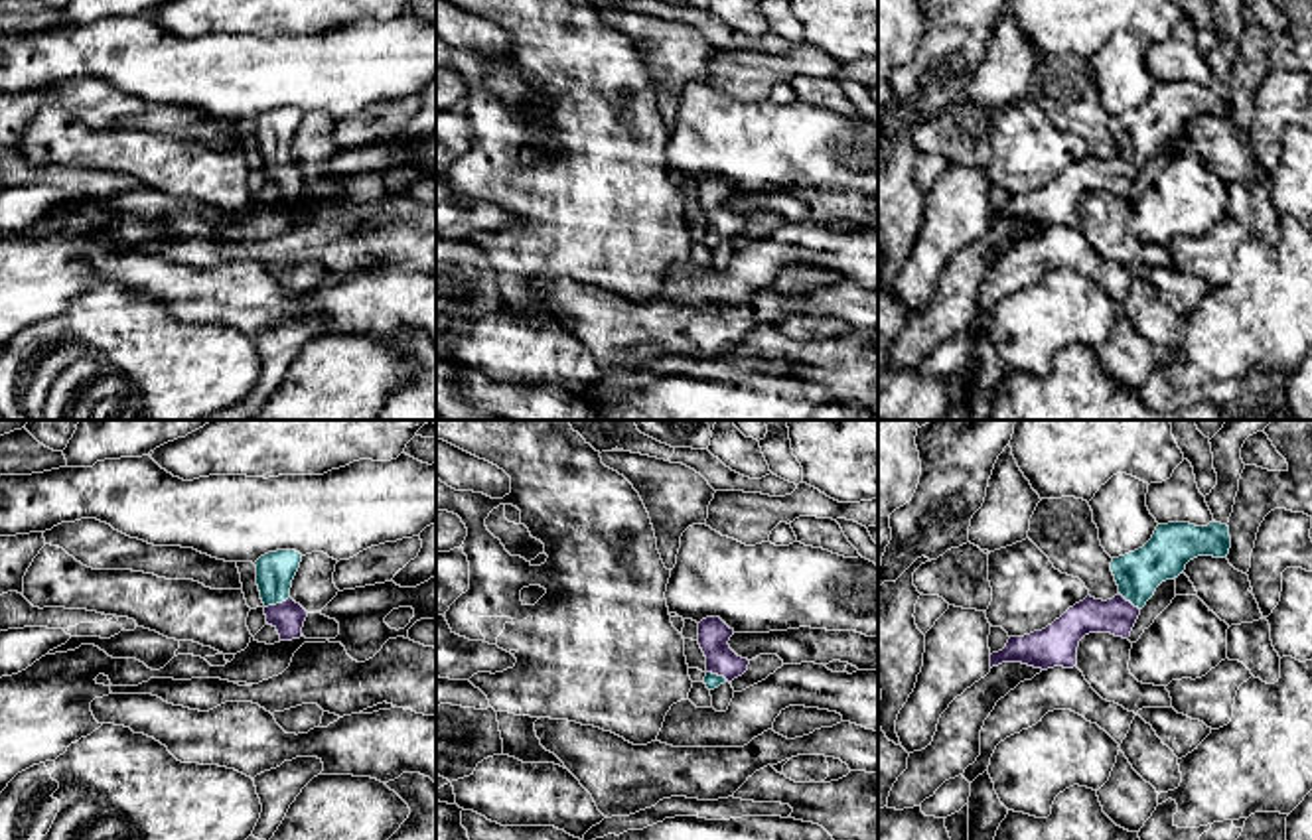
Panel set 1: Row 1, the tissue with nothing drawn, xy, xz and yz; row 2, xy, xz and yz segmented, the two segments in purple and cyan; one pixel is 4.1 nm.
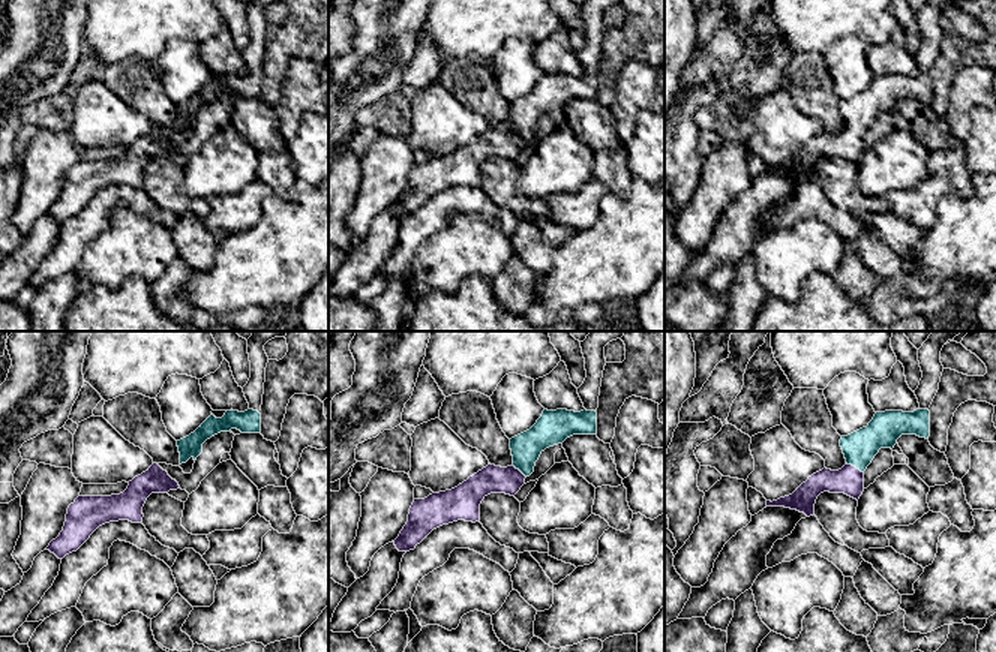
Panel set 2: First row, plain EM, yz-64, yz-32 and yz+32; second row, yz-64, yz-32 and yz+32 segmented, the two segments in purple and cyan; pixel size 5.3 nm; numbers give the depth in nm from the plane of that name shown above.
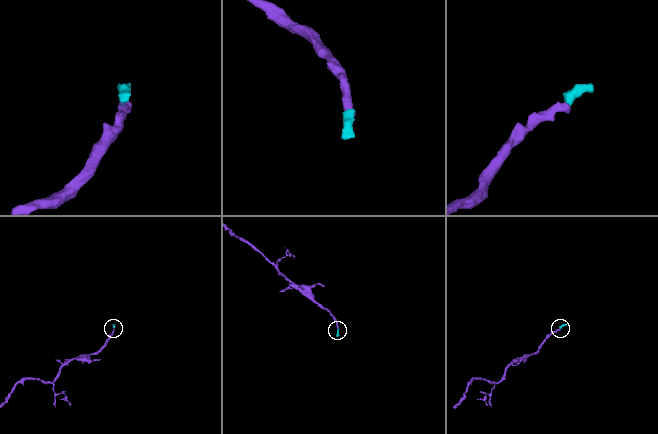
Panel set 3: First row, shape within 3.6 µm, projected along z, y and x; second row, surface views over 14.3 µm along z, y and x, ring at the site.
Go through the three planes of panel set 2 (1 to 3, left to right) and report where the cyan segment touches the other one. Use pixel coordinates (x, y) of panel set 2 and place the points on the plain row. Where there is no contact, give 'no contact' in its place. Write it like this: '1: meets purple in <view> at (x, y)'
1: no contact
2: meets purple in yz-32 at (519, 135)
3: meets purple in yz+32 at (854, 131)

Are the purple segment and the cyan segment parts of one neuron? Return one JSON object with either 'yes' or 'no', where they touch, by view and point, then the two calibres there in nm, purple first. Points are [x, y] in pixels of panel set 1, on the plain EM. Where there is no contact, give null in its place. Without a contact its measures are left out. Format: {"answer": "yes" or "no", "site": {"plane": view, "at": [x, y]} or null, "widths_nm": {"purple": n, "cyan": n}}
{"answer": "yes", "site": {"plane": "xy", "at": [277, 162]}, "widths_nm": {"purple": 130, "cyan": 160}}

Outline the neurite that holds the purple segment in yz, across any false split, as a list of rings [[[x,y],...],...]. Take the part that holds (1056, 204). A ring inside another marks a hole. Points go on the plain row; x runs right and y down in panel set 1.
[[[1209,0],[1217,43],[1205,53],[1213,73],[1207,85],[1190,81],[1158,83],[1152,97],[1138,108],[1113,116],[1111,130],[1119,144],[1113,158],[1087,154],[1042,189],[1010,195],[1006,205],[990,213],[990,227],[1002,221],[1022,221],[1034,227],[1077,225],[1079,199],[1089,191],[1111,191],[1129,197],[1140,168],[1156,146],[1184,132],[1198,114],[1227,116],[1231,106],[1229,75],[1239,37],[1245,28],[1245,0]]]

